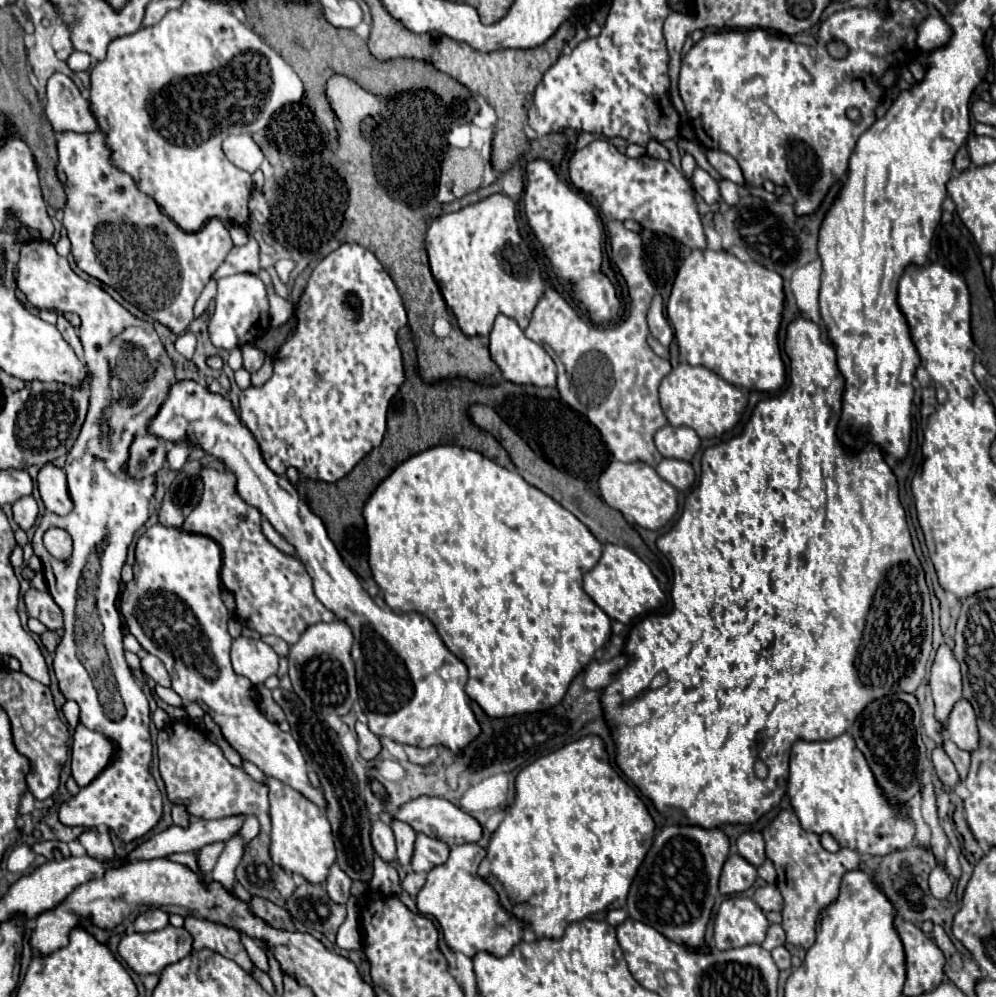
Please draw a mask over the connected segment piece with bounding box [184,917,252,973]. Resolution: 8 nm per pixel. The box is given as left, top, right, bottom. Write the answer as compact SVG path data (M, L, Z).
M186 917L184 927L192 933L194 937L194 949L212 949L218 951L220 955L236 961L244 971L250 973L252 969L252 961L240 941L240 933L212 923L212 921L204 921L204 919L196 919L196 917Z

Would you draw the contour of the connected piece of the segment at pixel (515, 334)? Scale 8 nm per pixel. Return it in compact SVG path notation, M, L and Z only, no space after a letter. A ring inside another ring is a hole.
M498 315L494 329L490 333L490 355L502 371L502 377L512 383L530 383L536 387L554 387L556 385L556 365L546 349L530 341L518 323L506 315Z

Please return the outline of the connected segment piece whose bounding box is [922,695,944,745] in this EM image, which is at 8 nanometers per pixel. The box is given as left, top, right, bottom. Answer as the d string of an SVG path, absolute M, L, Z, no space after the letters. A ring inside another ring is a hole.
M926 695L924 707L922 707L922 725L926 729L926 735L936 743L936 745L944 745L944 727L942 723L934 717L934 701L930 695Z

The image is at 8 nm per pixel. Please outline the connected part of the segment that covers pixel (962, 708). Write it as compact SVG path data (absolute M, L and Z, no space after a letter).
M960 699L952 713L946 719L946 733L948 739L954 741L960 749L974 751L978 747L978 729L976 729L976 715L972 705L966 699Z

